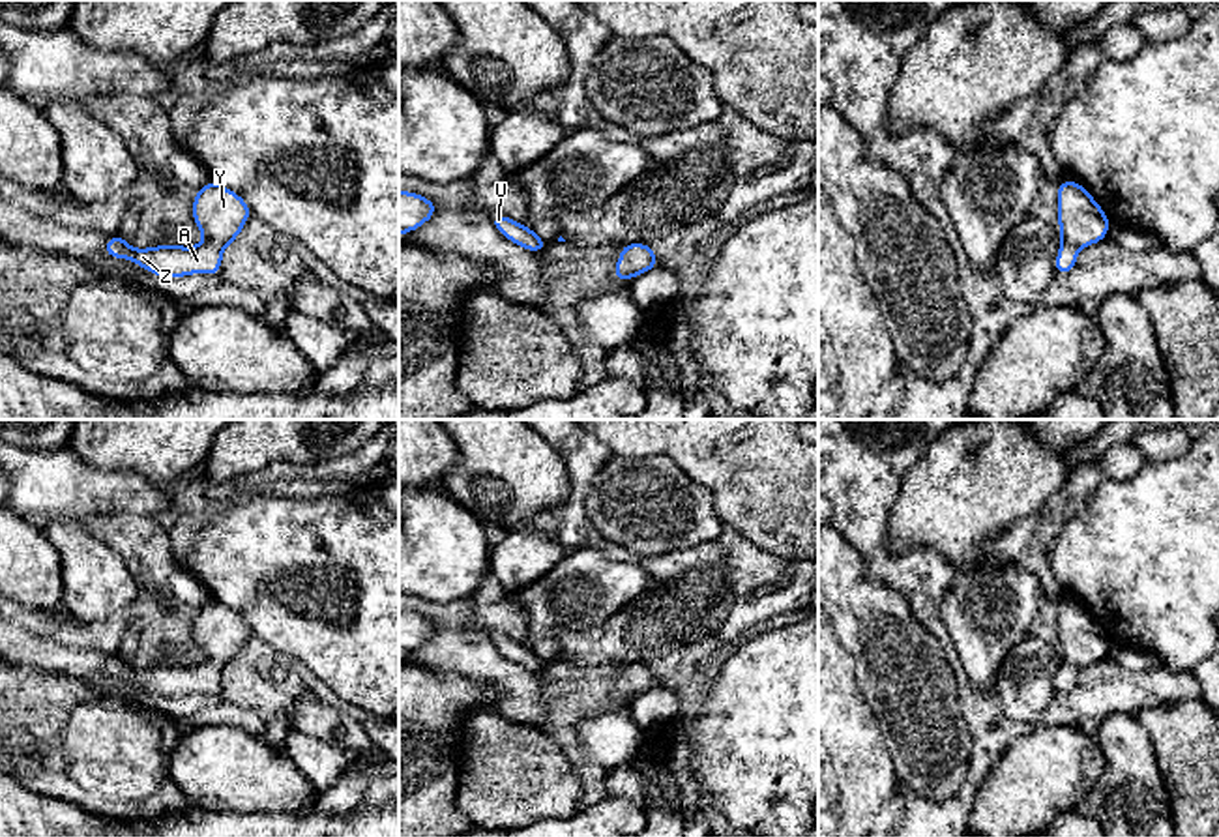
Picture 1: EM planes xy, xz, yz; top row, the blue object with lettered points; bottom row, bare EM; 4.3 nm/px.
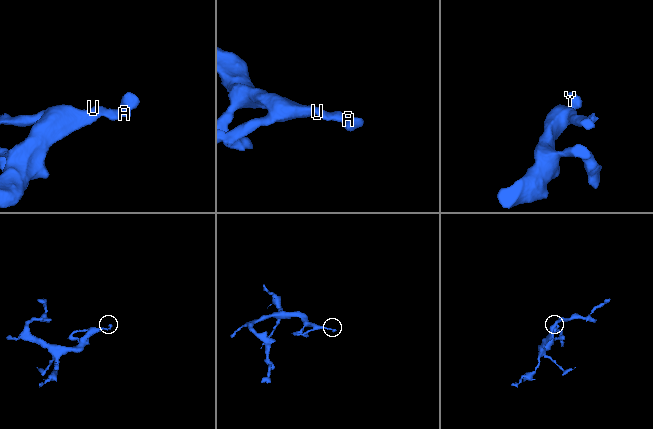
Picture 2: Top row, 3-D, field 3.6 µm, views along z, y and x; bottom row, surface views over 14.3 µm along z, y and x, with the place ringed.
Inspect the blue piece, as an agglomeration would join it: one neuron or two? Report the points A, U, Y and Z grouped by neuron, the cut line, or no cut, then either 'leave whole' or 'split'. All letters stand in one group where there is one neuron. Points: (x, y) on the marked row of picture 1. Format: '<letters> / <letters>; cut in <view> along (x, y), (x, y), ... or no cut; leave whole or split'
A U Y Z; no cut; leave whole

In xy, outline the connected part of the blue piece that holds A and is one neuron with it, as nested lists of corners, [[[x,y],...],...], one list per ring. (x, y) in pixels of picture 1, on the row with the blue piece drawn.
[[[210,180],[193,200],[193,223],[204,236],[200,245],[155,245],[133,249],[124,236],[107,238],[103,253],[127,258],[146,272],[161,277],[185,277],[191,273],[221,273],[223,249],[236,242],[251,215],[247,202],[215,180]]]

